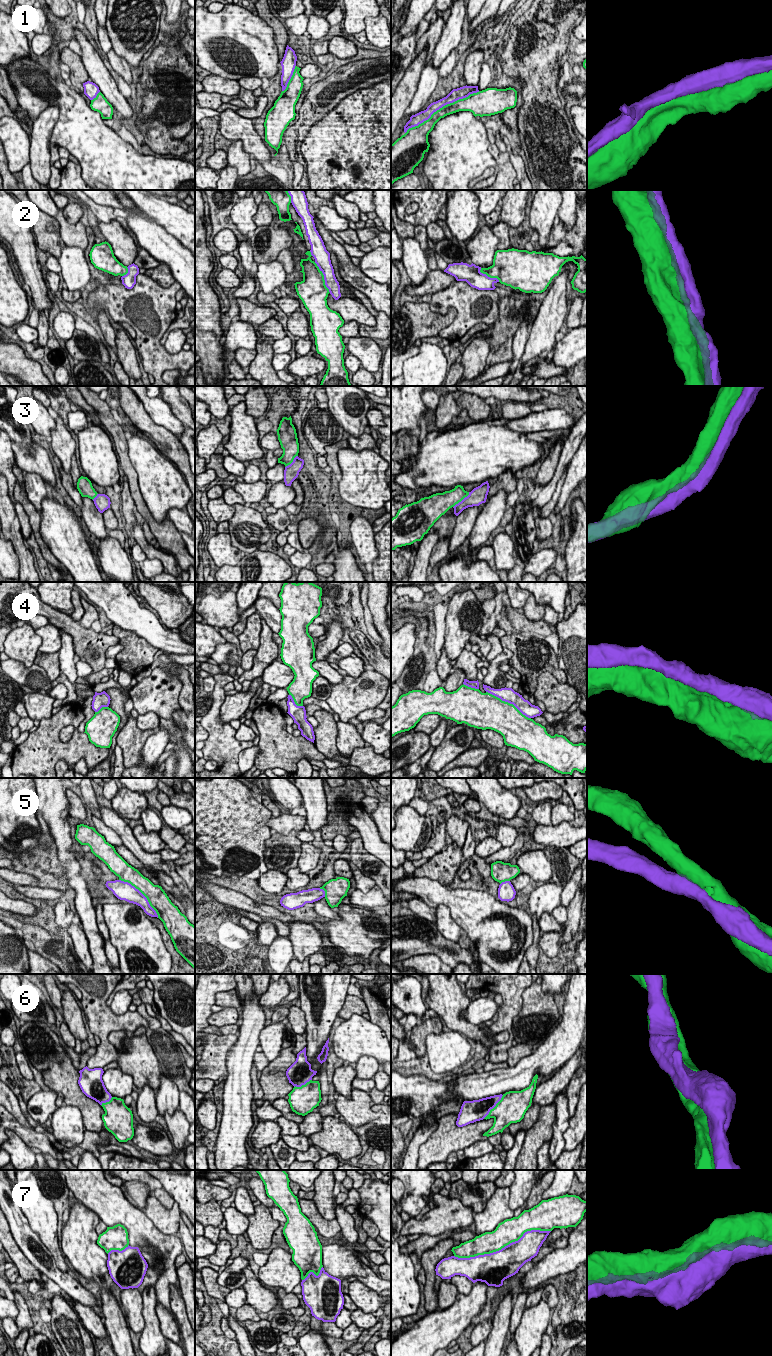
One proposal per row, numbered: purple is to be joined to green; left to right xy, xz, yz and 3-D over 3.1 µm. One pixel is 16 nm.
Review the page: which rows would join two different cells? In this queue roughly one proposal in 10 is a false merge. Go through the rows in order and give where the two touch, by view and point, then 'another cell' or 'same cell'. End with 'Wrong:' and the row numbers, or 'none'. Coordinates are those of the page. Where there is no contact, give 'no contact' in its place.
1: yz (442, 107) | same cell
2: xz (323, 277) | same cell
3: yz (461, 500) | same cell
4: yz (507, 702) | same cell
5: xy (142, 893) | same cell
6: yz (494, 1107) | same cell
7: yz (502, 1247) | same cell
Wrong: none

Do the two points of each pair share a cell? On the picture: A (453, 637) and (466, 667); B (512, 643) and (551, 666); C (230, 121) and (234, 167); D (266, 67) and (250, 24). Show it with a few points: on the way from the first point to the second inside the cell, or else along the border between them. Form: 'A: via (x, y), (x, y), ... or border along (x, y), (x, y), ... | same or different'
A: border along (464, 647), (452, 667) | different
B: via (522, 647), (532, 656), (541, 657) | same
C: border along (232, 140), (240, 140), (242, 147), (251, 155) | different
D: via (266, 56), (267, 45), (259, 35) | same

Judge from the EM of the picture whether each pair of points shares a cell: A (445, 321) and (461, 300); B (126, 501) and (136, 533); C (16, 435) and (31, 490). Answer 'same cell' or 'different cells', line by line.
A: different cells
B: same cell
C: different cells

